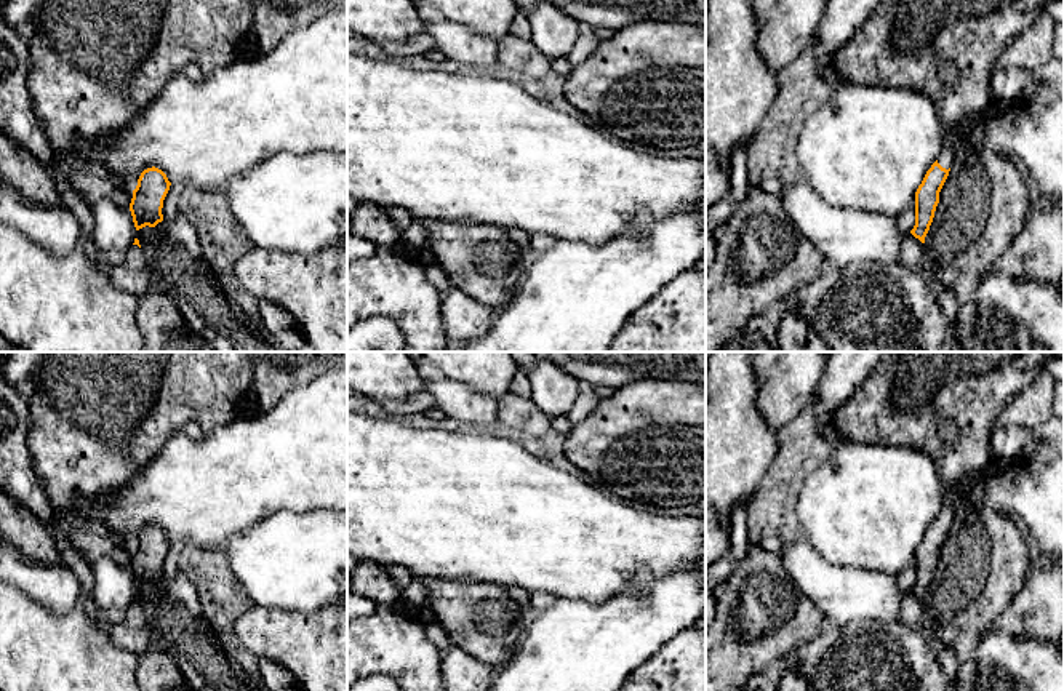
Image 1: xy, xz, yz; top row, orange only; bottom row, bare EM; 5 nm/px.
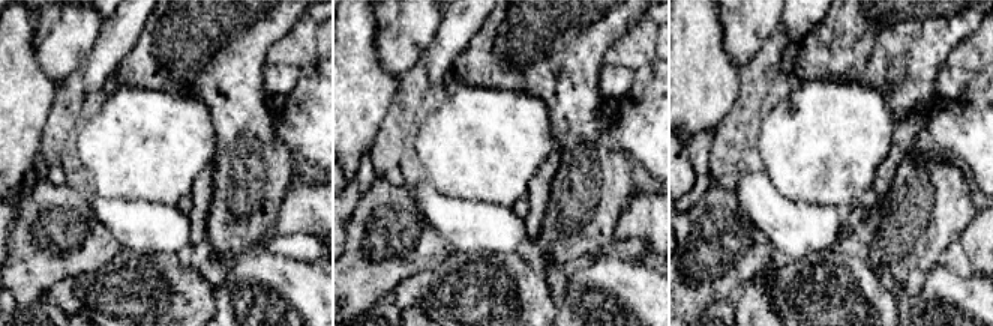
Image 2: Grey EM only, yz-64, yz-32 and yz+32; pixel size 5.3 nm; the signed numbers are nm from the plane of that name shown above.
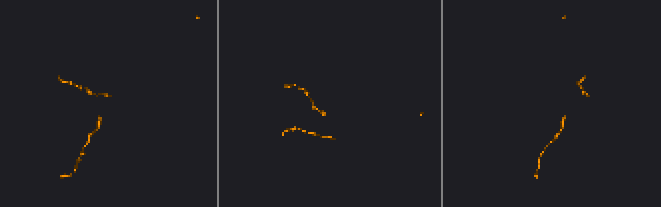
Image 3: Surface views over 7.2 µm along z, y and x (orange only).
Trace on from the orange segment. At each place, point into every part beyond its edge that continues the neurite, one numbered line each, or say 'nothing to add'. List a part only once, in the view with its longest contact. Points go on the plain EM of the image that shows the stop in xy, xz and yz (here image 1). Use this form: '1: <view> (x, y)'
1: yz (951, 498)

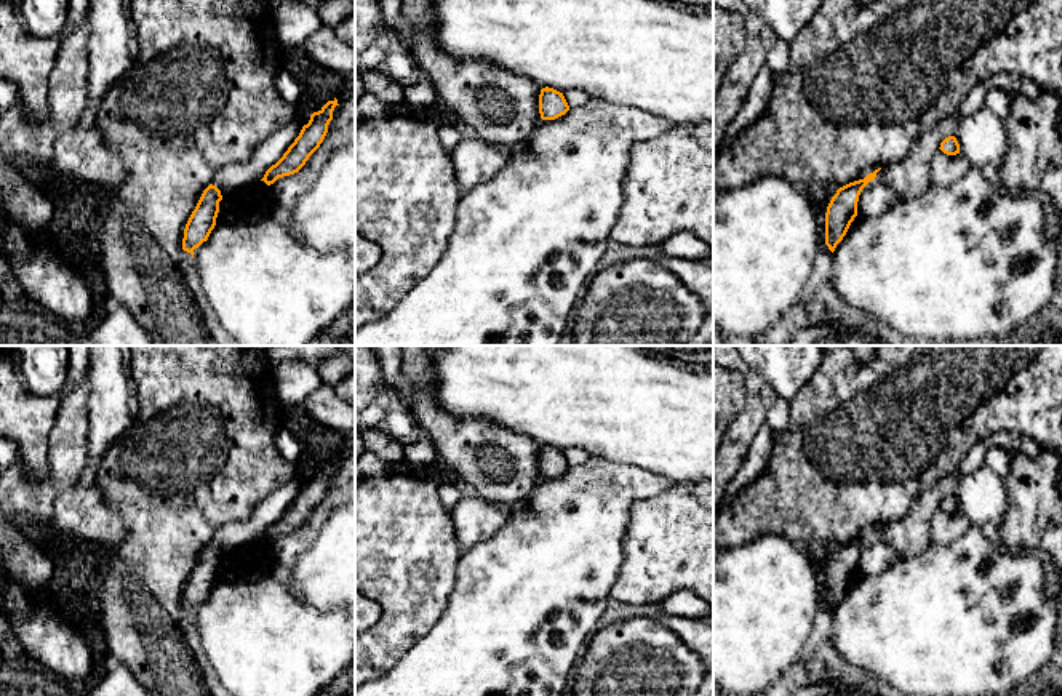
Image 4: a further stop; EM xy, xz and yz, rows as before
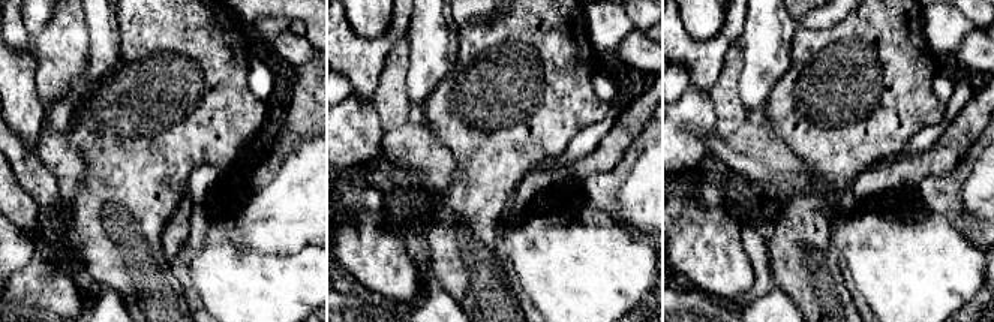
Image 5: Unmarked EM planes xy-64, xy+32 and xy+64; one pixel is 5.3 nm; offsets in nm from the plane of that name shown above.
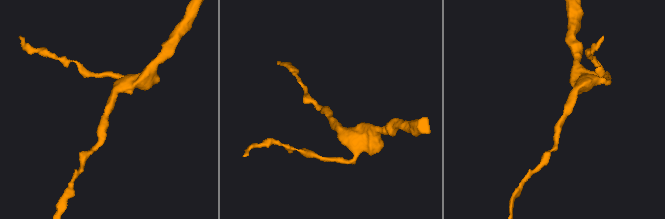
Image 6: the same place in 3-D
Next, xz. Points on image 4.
nothing to add

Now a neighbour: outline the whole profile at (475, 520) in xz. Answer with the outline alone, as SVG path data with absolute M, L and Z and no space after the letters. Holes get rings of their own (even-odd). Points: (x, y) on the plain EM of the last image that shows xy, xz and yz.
M475 494L462 498L451 510L451 522L462 550L493 538L507 522L509 509Z

